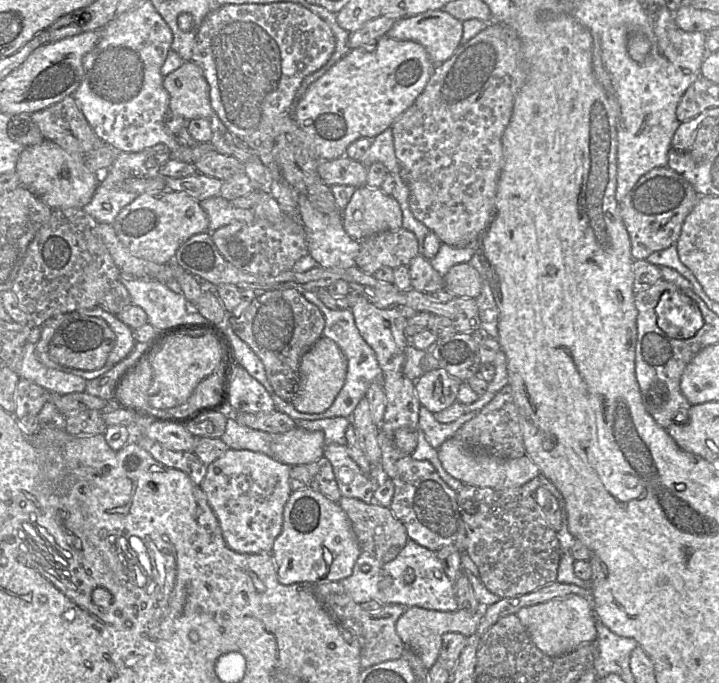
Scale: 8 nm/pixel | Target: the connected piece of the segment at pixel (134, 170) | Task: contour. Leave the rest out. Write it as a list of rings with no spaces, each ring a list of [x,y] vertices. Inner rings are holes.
[[[148,149],[141,152],[121,151],[111,167],[102,173],[92,200],[83,209],[98,223],[112,224],[119,212],[137,197],[137,194],[123,189],[124,181],[157,174],[149,172],[145,166],[149,156]]]

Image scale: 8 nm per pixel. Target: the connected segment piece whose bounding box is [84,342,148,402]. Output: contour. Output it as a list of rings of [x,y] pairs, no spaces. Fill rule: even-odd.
[[[136,342],[133,350],[126,358],[115,364],[109,371],[99,377],[87,381],[84,391],[108,402],[117,378],[134,364],[147,345],[147,342]]]

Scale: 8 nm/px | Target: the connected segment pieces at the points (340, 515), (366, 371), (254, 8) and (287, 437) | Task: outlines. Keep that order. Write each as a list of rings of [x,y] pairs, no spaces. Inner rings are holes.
[[[308,488],[291,493],[284,507],[281,533],[271,551],[281,584],[341,581],[352,574],[361,550],[351,523],[338,503]]]
[[[301,291],[310,303],[316,305],[325,317],[325,327],[323,336],[333,340],[344,353],[348,366],[345,383],[336,396],[333,404],[322,413],[302,413],[296,410],[291,402],[281,399],[275,392],[269,392],[276,410],[286,413],[293,420],[320,420],[332,417],[350,418],[358,403],[366,396],[369,386],[374,381],[382,381],[382,370],[373,349],[365,342],[361,336],[354,320],[351,308],[345,310],[332,310],[328,308],[319,298],[316,291]]]
[[[293,2],[226,4],[202,21],[192,50],[192,61],[203,71],[210,87],[214,113],[226,128],[244,141],[270,170],[271,178],[282,178],[273,148],[282,125],[291,117],[291,105],[302,81],[323,67],[335,50],[334,34],[320,16]]]
[[[294,429],[271,436],[272,458],[291,467],[316,462],[324,455],[325,436],[322,431]]]

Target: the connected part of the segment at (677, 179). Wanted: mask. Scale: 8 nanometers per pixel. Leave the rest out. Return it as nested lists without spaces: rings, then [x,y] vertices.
[[[667,166],[653,168],[643,175],[619,203],[620,214],[630,236],[633,259],[646,259],[652,253],[676,244],[682,225],[699,197],[688,180]]]

